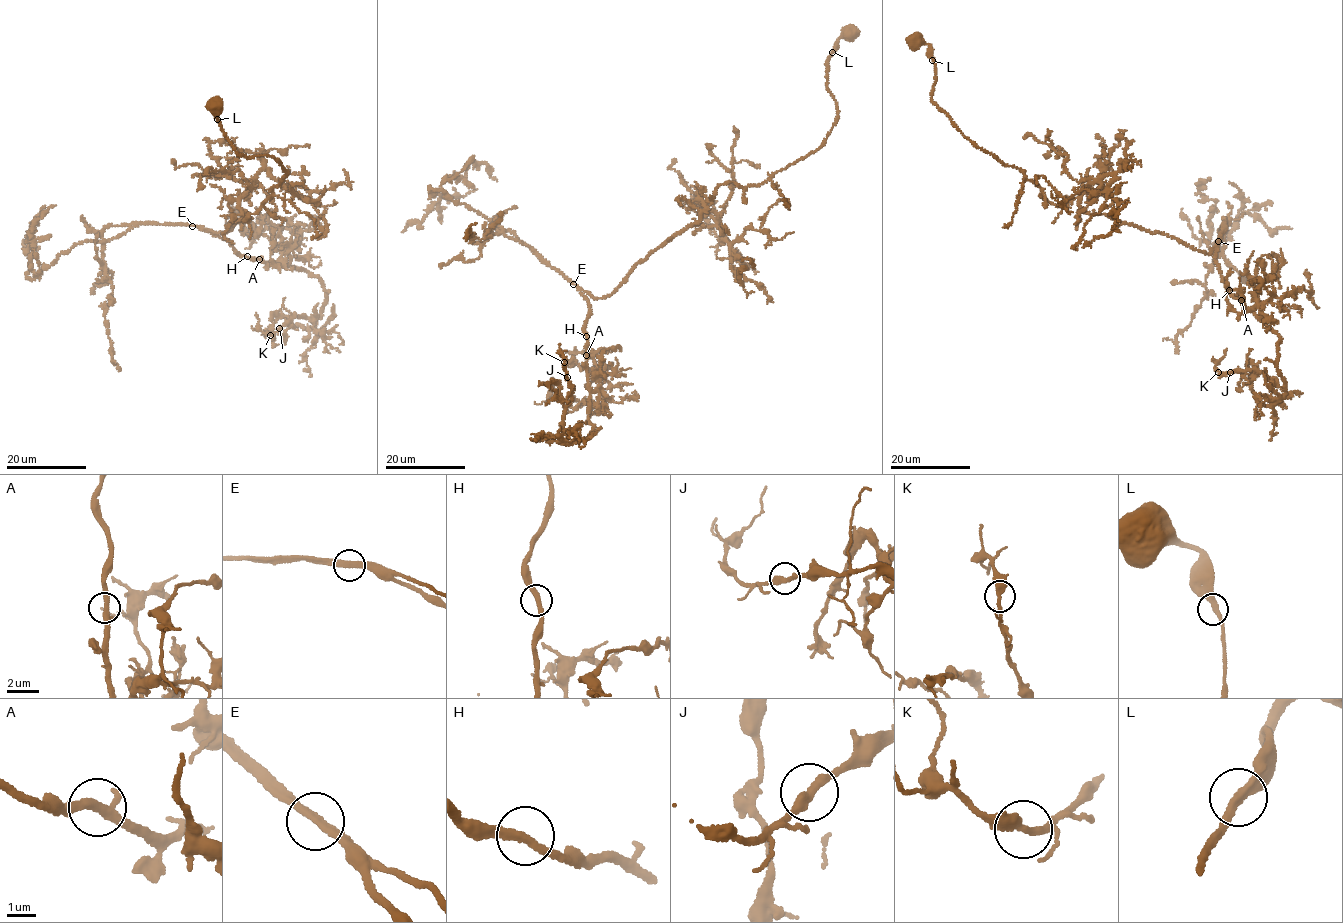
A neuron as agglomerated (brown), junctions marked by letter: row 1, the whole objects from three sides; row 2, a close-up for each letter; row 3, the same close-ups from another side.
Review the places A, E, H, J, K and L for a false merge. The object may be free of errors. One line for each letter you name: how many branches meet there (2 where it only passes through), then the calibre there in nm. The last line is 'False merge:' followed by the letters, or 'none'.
E: branches 2; calibre 300 nm
False merge: E

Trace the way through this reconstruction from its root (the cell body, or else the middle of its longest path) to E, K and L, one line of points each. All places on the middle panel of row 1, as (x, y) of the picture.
E: (849, 31), (825, 64), (837, 114), (824, 144), (757, 186), (722, 184), (701, 219), (610, 294), (573, 284)
K: (849, 31), (825, 64), (824, 144), (722, 184), (613, 292), (581, 292), (593, 428), (568, 444), (564, 362)
L: (849, 31), (838, 39), (832, 52)

